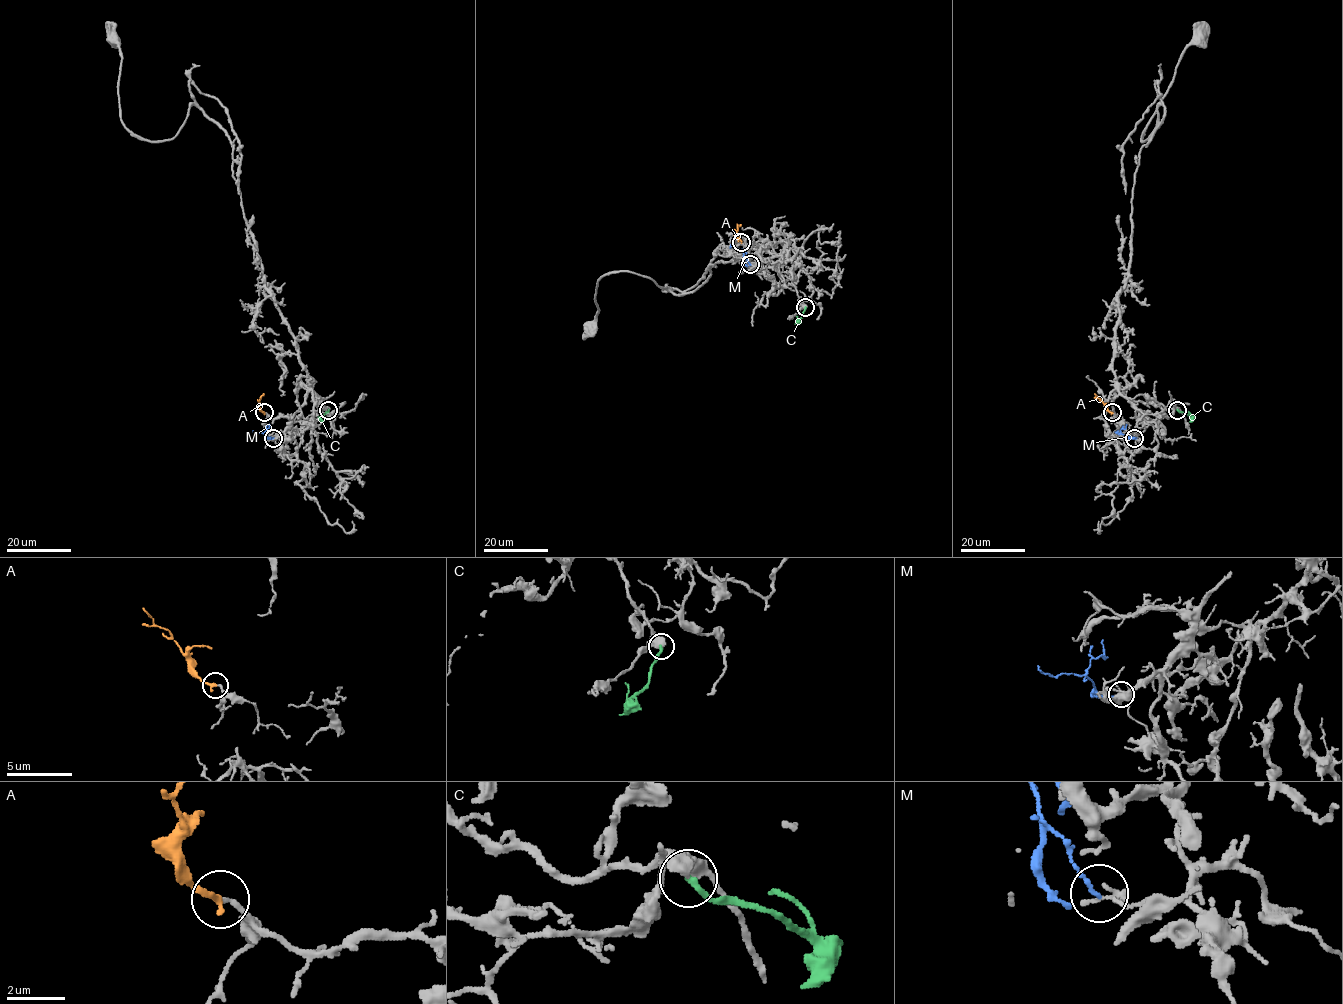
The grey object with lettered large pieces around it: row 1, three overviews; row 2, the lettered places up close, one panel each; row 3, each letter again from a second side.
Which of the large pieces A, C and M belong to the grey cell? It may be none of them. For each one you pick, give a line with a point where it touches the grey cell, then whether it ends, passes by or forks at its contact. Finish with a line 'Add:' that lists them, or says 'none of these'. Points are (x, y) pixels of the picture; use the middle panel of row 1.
A: meets grey at (741, 242); it ends there
Add: A

